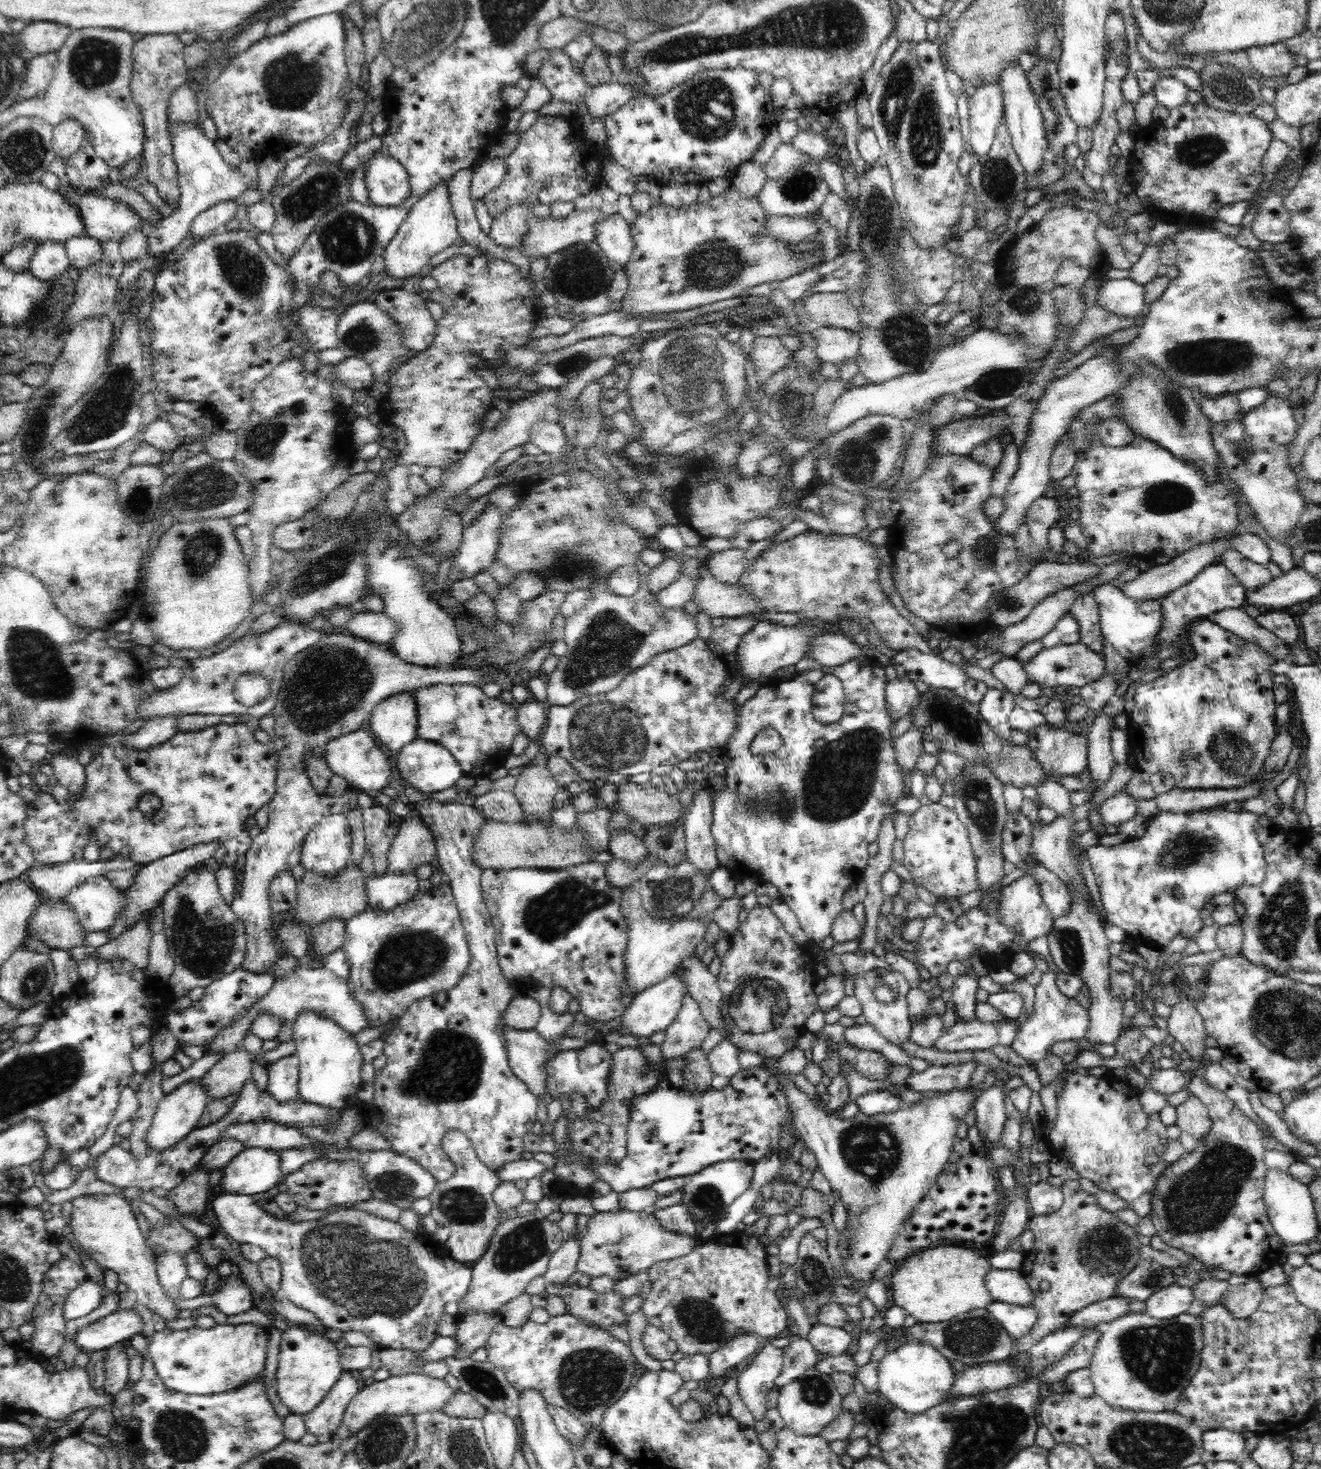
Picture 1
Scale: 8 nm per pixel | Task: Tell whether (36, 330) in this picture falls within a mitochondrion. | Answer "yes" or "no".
yes

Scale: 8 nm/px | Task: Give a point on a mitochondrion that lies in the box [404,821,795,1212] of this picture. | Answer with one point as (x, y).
(551, 915)

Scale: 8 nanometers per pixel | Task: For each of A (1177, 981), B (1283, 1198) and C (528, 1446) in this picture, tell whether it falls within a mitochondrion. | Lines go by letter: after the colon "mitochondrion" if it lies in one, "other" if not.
A: other
B: other
C: other

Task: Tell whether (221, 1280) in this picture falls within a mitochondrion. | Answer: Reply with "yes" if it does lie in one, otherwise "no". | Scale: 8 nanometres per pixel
no

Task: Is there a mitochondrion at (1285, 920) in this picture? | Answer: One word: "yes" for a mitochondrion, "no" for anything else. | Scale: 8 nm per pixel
yes

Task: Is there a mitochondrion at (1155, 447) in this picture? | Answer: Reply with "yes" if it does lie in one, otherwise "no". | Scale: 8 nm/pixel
no

